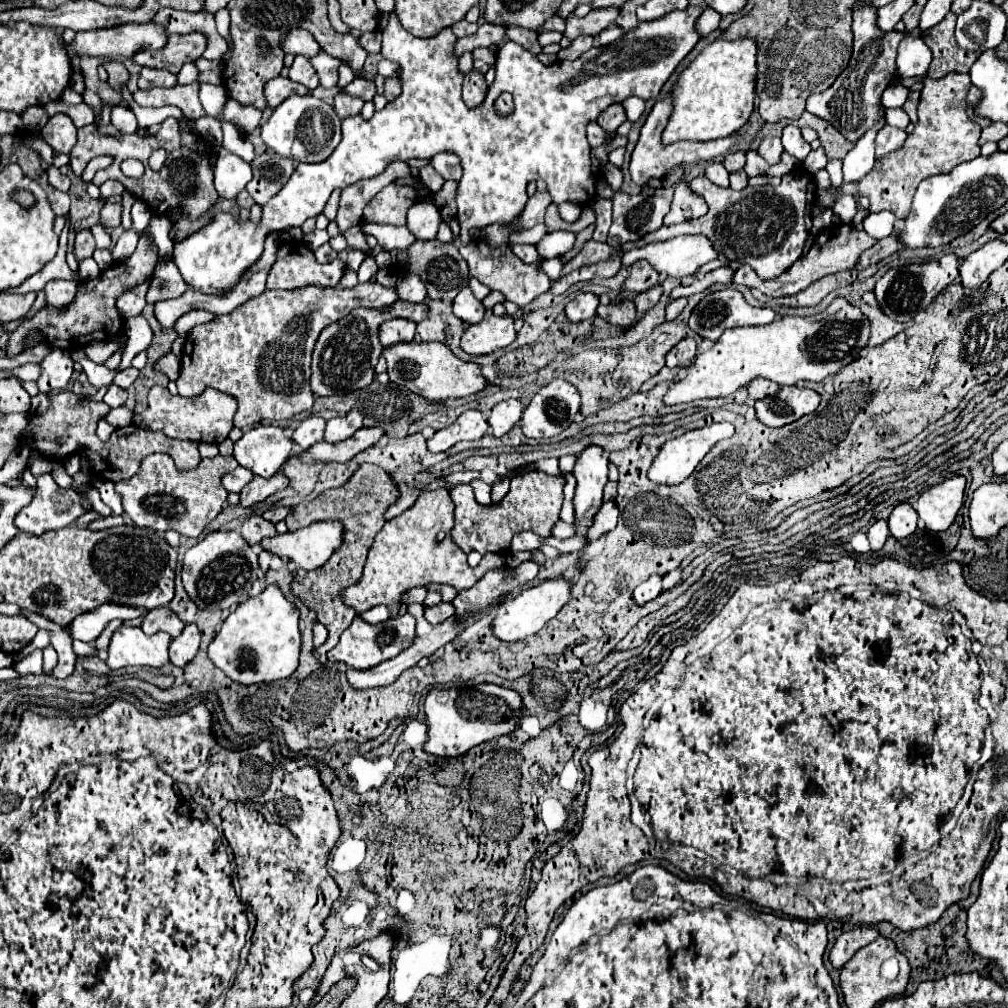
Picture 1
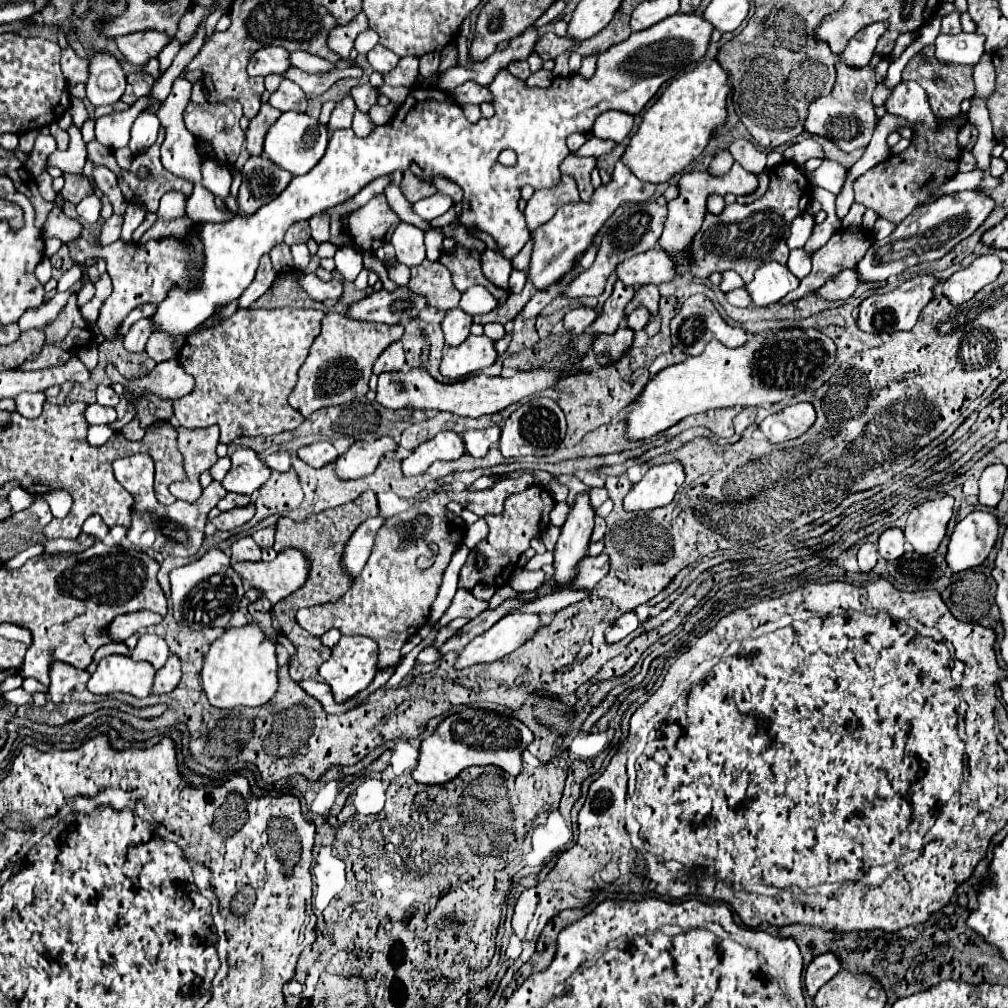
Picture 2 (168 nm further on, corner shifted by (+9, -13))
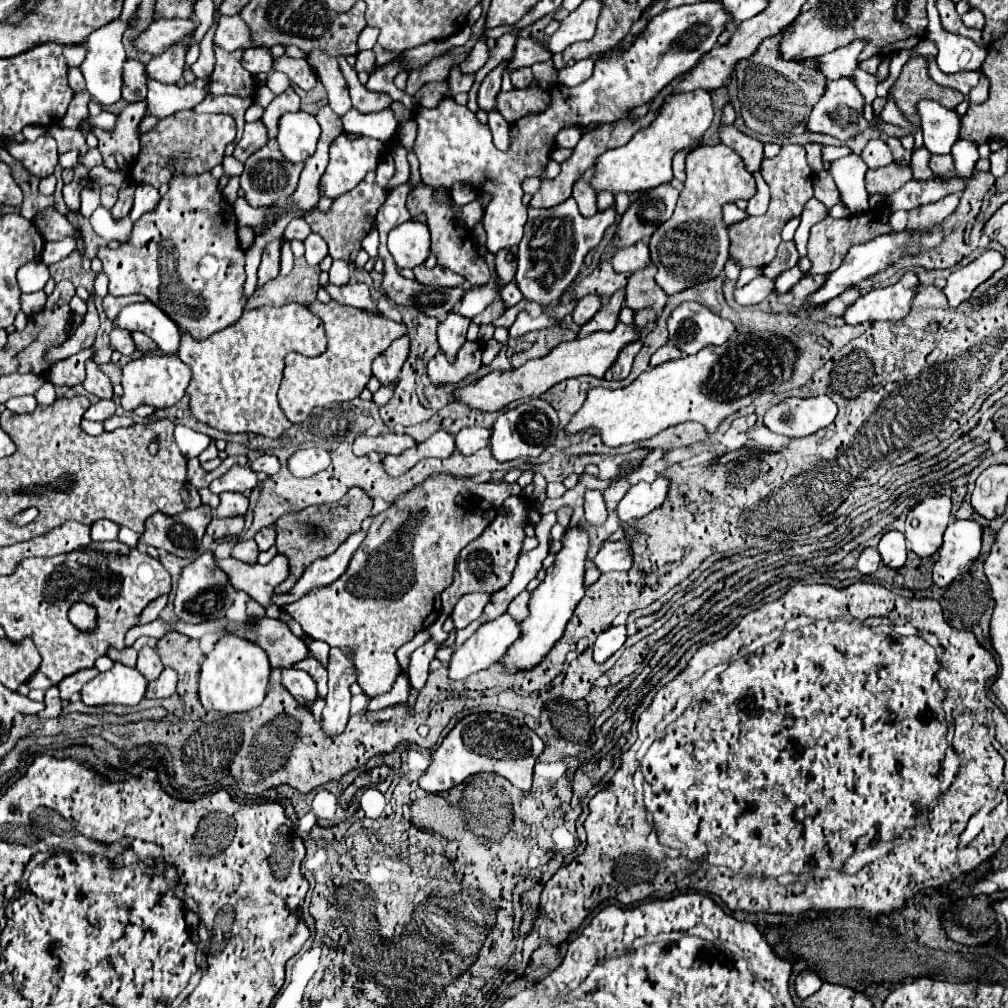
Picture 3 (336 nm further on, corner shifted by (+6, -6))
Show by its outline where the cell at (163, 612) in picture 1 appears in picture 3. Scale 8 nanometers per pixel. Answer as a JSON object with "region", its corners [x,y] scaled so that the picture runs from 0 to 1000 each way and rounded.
{"region":[[[141,642],[137,648],[137,658],[135,658],[137,666],[141,666],[141,670],[145,670],[147,676],[157,674],[157,670],[163,666],[163,660],[159,656],[159,650],[155,644],[151,642]]]}

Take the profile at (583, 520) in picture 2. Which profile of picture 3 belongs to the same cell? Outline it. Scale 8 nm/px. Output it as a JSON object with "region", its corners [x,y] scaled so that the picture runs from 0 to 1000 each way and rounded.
{"region":[[[563,523],[558,535],[558,545],[552,549],[550,561],[542,566],[542,574],[530,584],[526,592],[526,612],[518,616],[518,630],[506,646],[496,654],[496,658],[502,660],[504,666],[516,666],[516,664],[528,664],[534,660],[540,650],[548,644],[548,640],[558,632],[562,618],[565,616],[573,596],[579,592],[579,561],[581,561],[581,549],[585,545],[585,535],[581,525]]]}

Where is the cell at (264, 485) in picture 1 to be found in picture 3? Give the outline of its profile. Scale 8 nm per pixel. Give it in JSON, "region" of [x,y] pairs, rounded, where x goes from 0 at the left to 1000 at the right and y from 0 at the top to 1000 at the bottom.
{"region":[[[212,513],[204,525],[206,531],[212,535],[218,533],[236,533],[242,525],[242,513]]]}

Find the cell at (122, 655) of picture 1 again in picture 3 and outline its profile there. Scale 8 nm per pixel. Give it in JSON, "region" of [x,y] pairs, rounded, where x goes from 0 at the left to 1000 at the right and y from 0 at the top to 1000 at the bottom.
{"region":[[[113,658],[109,666],[97,668],[91,676],[87,676],[79,689],[85,699],[135,699],[143,691],[147,682],[147,674],[129,660]]]}

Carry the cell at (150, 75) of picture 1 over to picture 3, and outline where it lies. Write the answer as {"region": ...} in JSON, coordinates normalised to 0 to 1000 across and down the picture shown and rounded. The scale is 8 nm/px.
{"region":[[[125,61],[121,96],[125,100],[141,100],[145,96],[145,66],[139,61]]]}

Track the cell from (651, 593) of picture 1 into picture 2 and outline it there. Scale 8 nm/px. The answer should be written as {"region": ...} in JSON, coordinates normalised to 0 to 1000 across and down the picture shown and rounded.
{"region":[[[622,607],[622,609],[618,609],[616,613],[610,615],[610,619],[606,621],[606,625],[600,629],[600,637],[602,637],[602,639],[616,637],[616,635],[618,635],[622,629],[626,629],[632,621],[634,621],[634,617],[632,617],[630,607]]]}

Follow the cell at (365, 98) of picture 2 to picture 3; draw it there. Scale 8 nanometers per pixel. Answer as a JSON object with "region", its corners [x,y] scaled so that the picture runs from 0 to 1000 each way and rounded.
{"region":[[[383,64],[383,66],[377,68],[375,72],[367,74],[367,78],[365,78],[365,82],[363,82],[363,88],[365,88],[365,90],[383,92],[383,94],[387,94],[391,100],[399,100],[405,108],[411,108],[411,106],[413,106],[413,100],[407,100],[407,96],[405,96],[401,90],[397,90],[397,88],[391,84],[391,80],[389,80],[397,70],[399,70],[397,64]]]}

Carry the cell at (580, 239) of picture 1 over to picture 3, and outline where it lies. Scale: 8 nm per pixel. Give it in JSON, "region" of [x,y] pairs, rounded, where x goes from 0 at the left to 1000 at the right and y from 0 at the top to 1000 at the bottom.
{"region":[[[492,297],[480,311],[476,311],[476,313],[472,313],[468,318],[472,320],[472,322],[482,322],[482,320],[488,320],[488,318],[492,318],[498,311],[502,309],[502,303],[500,303],[500,299],[496,299],[496,297]]]}

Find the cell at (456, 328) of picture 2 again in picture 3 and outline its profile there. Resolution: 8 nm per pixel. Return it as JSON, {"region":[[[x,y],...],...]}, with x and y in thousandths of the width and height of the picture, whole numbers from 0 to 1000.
{"region":[[[446,309],[440,318],[437,318],[435,340],[437,340],[437,346],[444,352],[444,356],[450,356],[450,352],[454,350],[454,346],[462,338],[462,328],[464,328],[466,320],[468,318],[464,314],[450,311],[450,309]]]}

